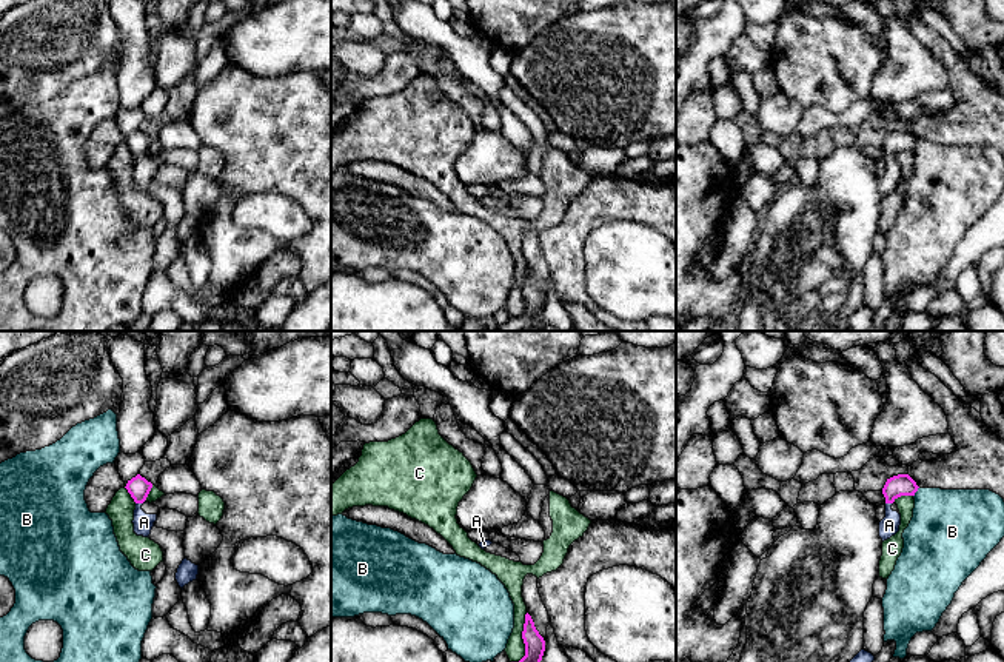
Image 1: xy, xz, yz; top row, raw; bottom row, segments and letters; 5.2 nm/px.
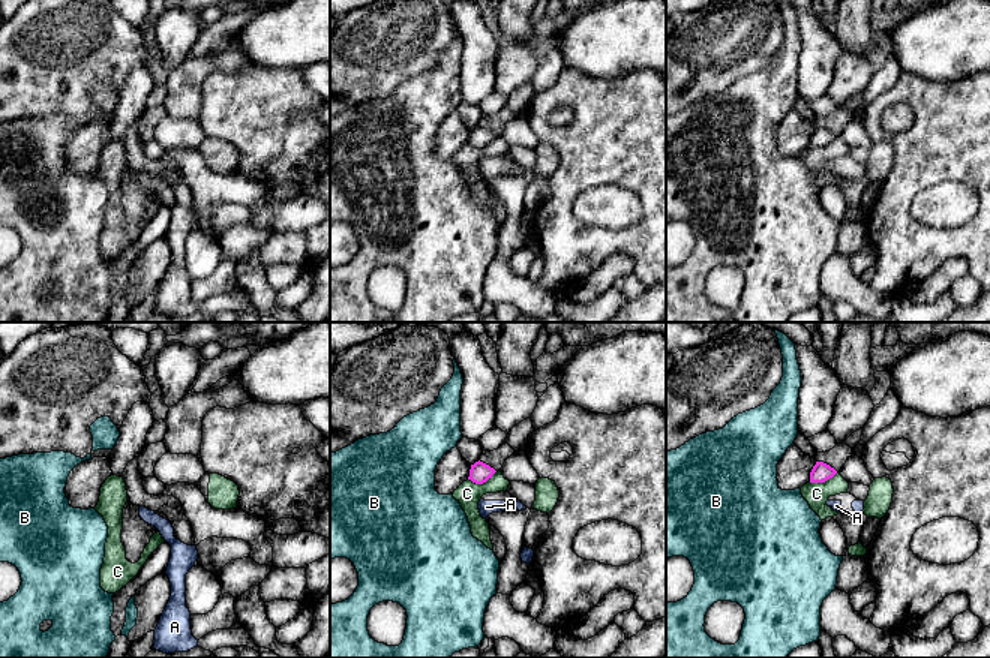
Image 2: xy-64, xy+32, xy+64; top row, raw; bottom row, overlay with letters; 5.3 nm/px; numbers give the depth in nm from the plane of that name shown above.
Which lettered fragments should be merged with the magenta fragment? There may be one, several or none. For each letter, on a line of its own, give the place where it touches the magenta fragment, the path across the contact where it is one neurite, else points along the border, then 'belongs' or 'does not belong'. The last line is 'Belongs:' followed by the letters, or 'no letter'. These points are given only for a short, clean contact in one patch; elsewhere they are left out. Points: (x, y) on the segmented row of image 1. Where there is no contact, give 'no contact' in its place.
A: contact xy (140, 502); way xy (139, 488), (140, 502), (139, 516), (143, 522); belongs
B: contact yz (916, 490); border yz (918, 487), (913, 496); does not belong
C: contact xz (522, 638); does not belong
Belongs: A

